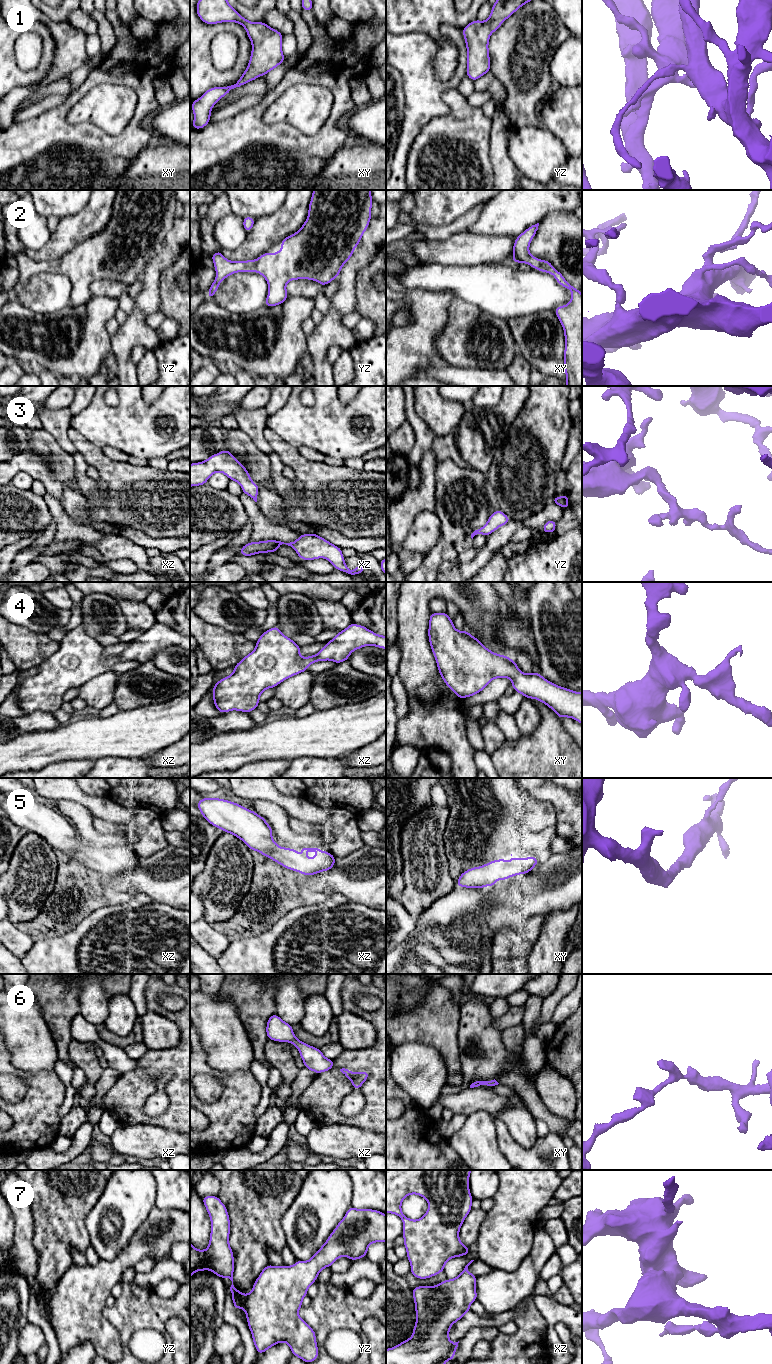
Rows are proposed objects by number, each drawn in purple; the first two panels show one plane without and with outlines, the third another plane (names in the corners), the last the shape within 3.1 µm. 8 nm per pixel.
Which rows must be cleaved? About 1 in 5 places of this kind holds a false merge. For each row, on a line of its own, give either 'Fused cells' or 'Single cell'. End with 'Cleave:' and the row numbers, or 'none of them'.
1: Single cell
2: Single cell
3: Single cell
4: Single cell
5: Single cell
6: Single cell
7: Single cell
Cleave: none of them

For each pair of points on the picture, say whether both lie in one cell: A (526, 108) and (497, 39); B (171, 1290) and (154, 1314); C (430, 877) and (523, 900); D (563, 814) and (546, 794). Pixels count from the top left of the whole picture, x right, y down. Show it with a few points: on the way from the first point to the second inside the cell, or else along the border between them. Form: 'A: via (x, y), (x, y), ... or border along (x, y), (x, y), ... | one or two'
A: via (515, 91), (509, 81), (506, 56) | one
B: border along (179, 1284), (169, 1298), (153, 1289) | two
C: border along (455, 885), (447, 894), (436, 899) | two
D: via (563, 808), (552, 797) | one

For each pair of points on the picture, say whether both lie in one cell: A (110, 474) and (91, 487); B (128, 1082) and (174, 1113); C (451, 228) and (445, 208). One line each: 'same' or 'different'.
A: different
B: same
C: different

